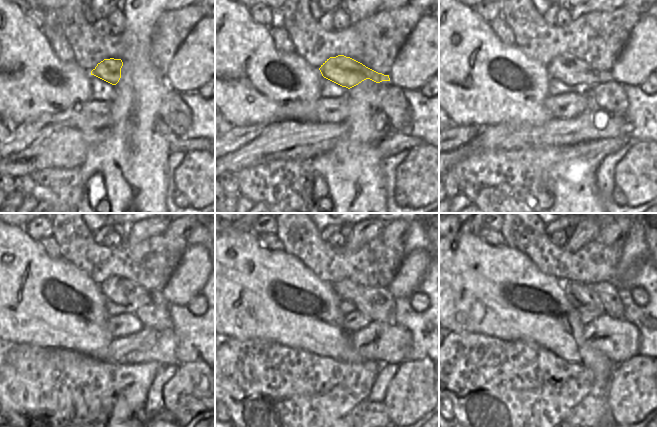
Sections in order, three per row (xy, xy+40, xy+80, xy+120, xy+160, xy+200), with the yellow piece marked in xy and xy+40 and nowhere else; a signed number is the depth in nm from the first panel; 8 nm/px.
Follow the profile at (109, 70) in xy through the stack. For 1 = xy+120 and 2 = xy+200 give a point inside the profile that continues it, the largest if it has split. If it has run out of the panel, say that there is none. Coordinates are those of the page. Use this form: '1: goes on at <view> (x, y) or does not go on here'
1: goes on at xy+120 (119, 290)
2: goes on at xy+200 (602, 295)

